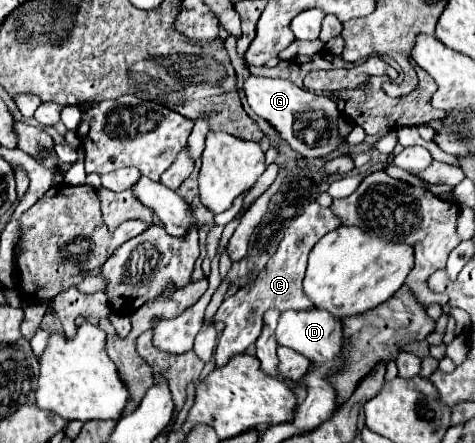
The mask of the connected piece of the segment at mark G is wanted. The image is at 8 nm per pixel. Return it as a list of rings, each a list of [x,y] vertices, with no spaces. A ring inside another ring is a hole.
[[[250,75],[248,81],[244,83],[244,93],[252,111],[264,121],[268,121],[270,127],[278,131],[280,139],[286,141],[304,159],[326,157],[344,143],[338,131],[340,109],[330,97],[300,89],[286,79],[268,79],[268,77],[254,77],[254,75]],[[298,113],[308,113],[308,117],[296,117]],[[294,121],[296,121],[296,127],[294,127]]]

